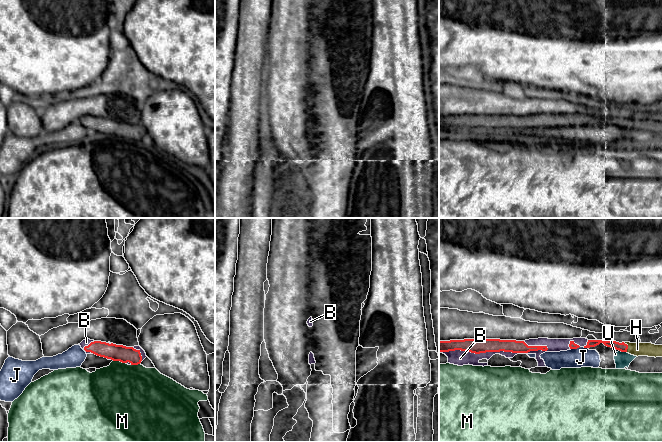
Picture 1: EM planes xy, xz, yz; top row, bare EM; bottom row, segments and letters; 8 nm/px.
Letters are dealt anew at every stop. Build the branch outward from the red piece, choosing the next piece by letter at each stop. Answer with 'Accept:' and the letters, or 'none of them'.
Accept: B, H

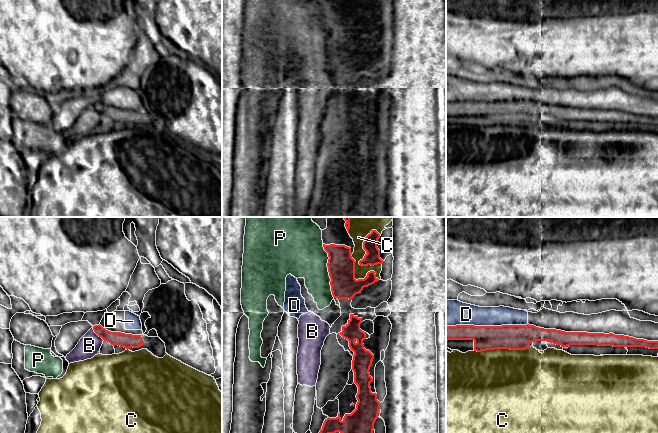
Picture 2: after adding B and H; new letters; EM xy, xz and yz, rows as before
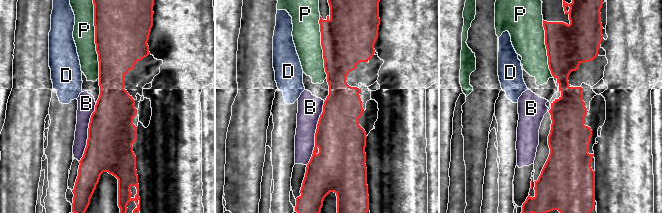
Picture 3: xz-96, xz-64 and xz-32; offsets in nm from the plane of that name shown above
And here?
Accept: none of them

